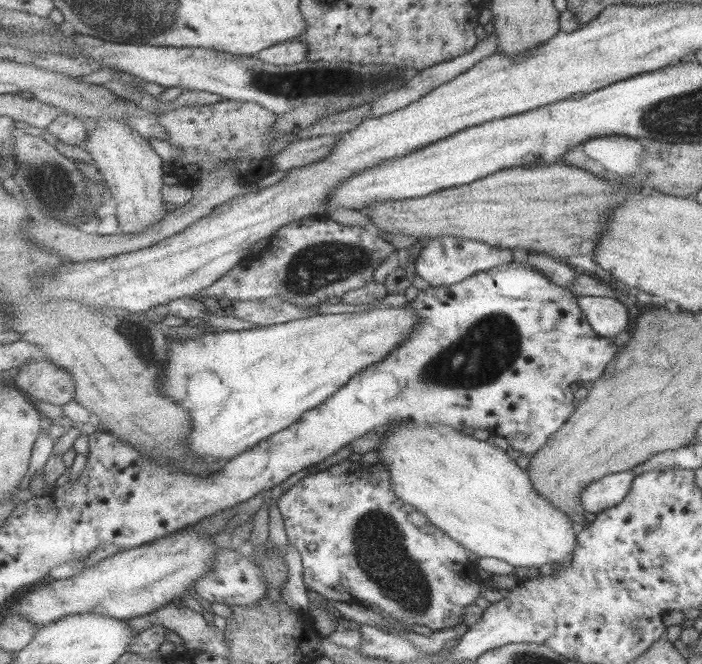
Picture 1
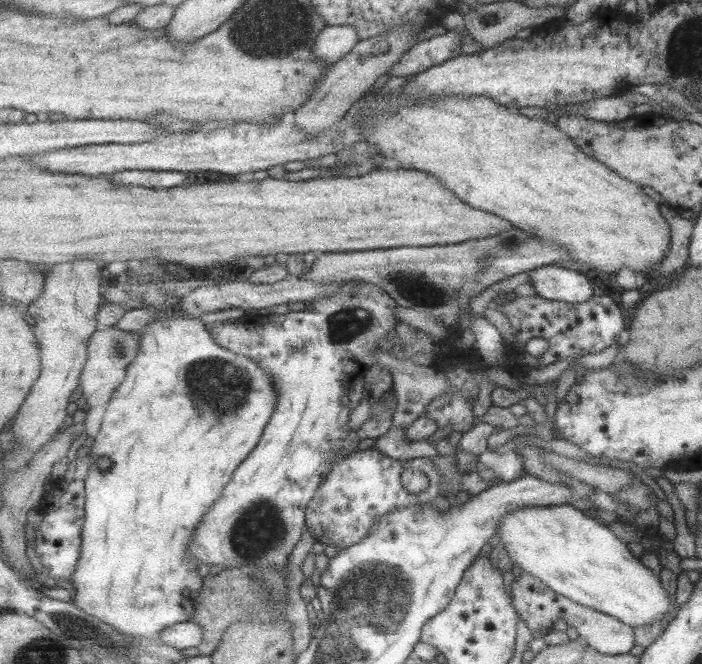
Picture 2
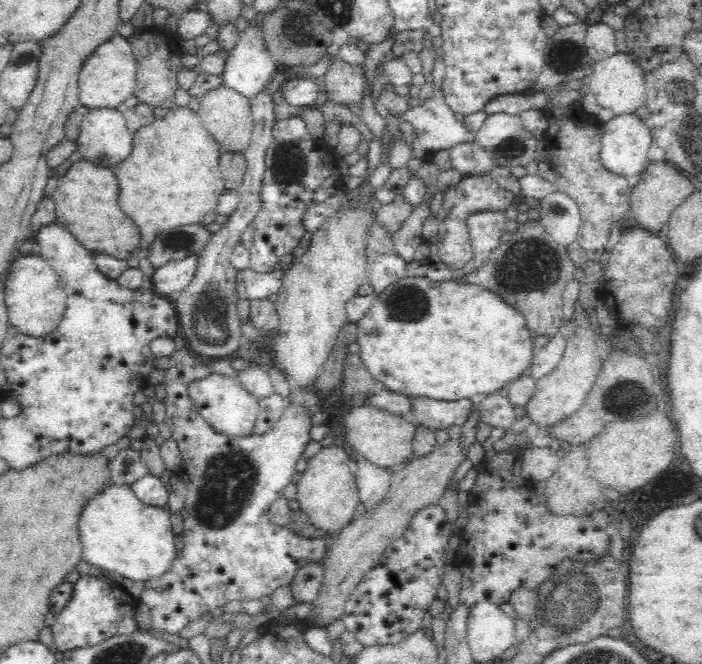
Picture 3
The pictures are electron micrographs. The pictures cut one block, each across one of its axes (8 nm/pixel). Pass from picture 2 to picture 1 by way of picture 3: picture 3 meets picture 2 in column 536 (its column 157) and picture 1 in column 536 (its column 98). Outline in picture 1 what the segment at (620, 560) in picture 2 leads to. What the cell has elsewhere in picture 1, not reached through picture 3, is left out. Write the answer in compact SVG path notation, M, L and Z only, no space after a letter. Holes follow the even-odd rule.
M408 422L397 424L395 431L386 437L377 450L382 458L381 463L385 463L392 472L397 496L424 512L432 524L479 557L497 558L513 567L539 568L543 564L556 567L574 551L578 528L561 509L549 504L533 488L531 478L527 478L527 474L515 466L515 462L507 458L503 450L472 435L461 435L459 431L459 428L446 424L432 424L425 428Z

